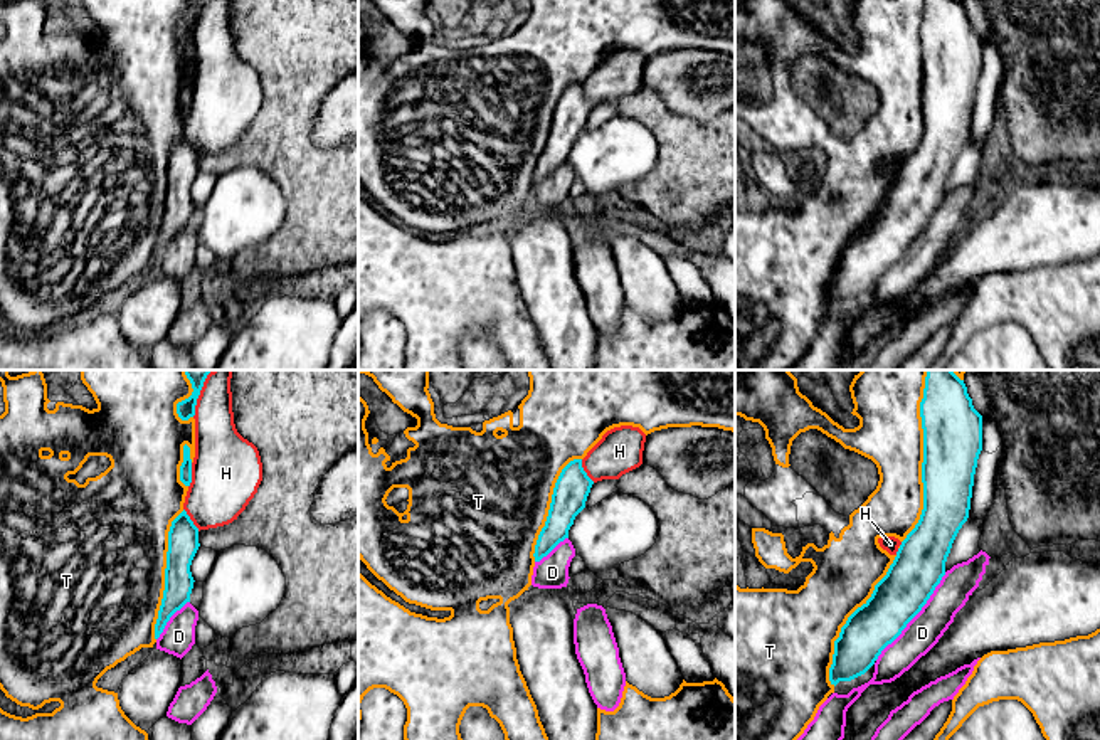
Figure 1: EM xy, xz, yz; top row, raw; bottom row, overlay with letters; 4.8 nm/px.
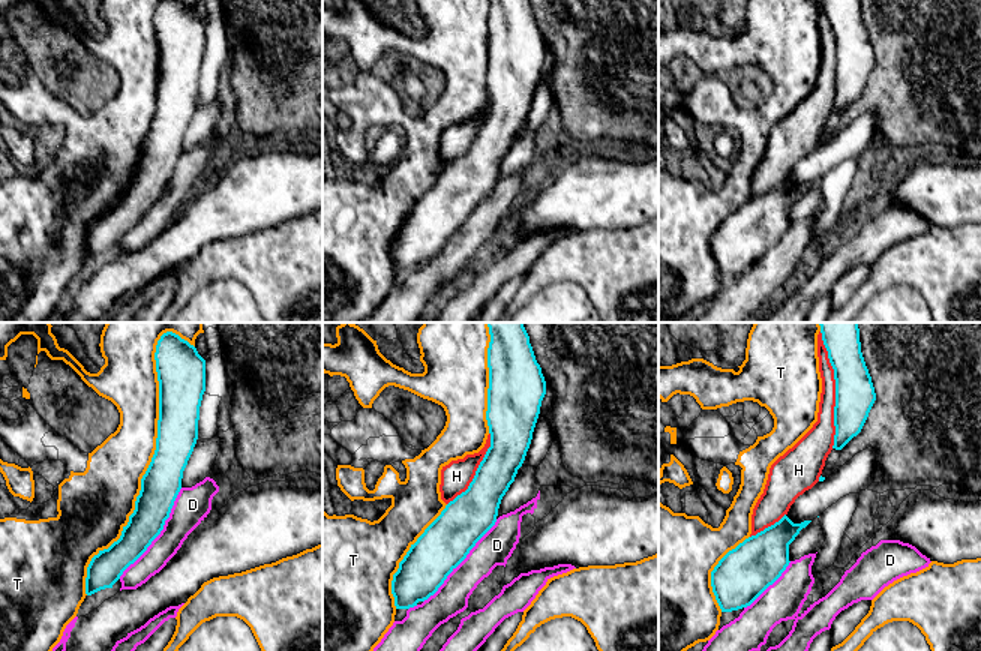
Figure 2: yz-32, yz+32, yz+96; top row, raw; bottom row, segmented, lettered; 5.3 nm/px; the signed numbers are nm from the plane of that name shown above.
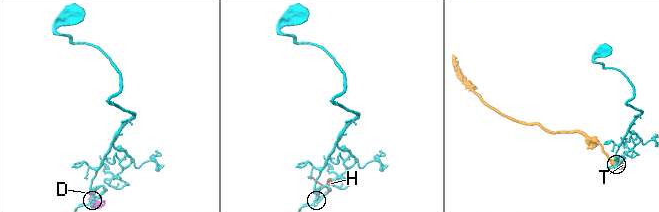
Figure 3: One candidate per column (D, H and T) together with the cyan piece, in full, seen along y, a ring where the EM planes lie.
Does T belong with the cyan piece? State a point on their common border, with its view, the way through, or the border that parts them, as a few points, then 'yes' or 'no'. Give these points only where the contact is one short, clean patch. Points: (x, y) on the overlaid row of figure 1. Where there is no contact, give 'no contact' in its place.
meets cyan in yz at (924, 456); no

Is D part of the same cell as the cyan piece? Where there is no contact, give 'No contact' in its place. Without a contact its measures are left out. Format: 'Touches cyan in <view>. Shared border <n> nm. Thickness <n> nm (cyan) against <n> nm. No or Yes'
Touches cyan in yz. Shared border 550 nm. Thickness 240 nm (cyan) against 170 nm. Yes

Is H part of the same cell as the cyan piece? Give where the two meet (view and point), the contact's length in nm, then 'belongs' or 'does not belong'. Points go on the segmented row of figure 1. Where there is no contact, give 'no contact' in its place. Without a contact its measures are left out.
xy (190, 475) | 120 nm | belongs

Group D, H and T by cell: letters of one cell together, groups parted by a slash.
D H / T

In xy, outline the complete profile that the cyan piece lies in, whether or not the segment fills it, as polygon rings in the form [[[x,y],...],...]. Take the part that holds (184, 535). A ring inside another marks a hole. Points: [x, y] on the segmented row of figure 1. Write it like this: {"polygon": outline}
{"polygon": [[[183,510],[172,521],[168,531],[165,590],[155,624],[155,639],[160,637],[170,617],[190,602],[190,594],[195,582],[190,565],[198,547],[198,528]]]}

